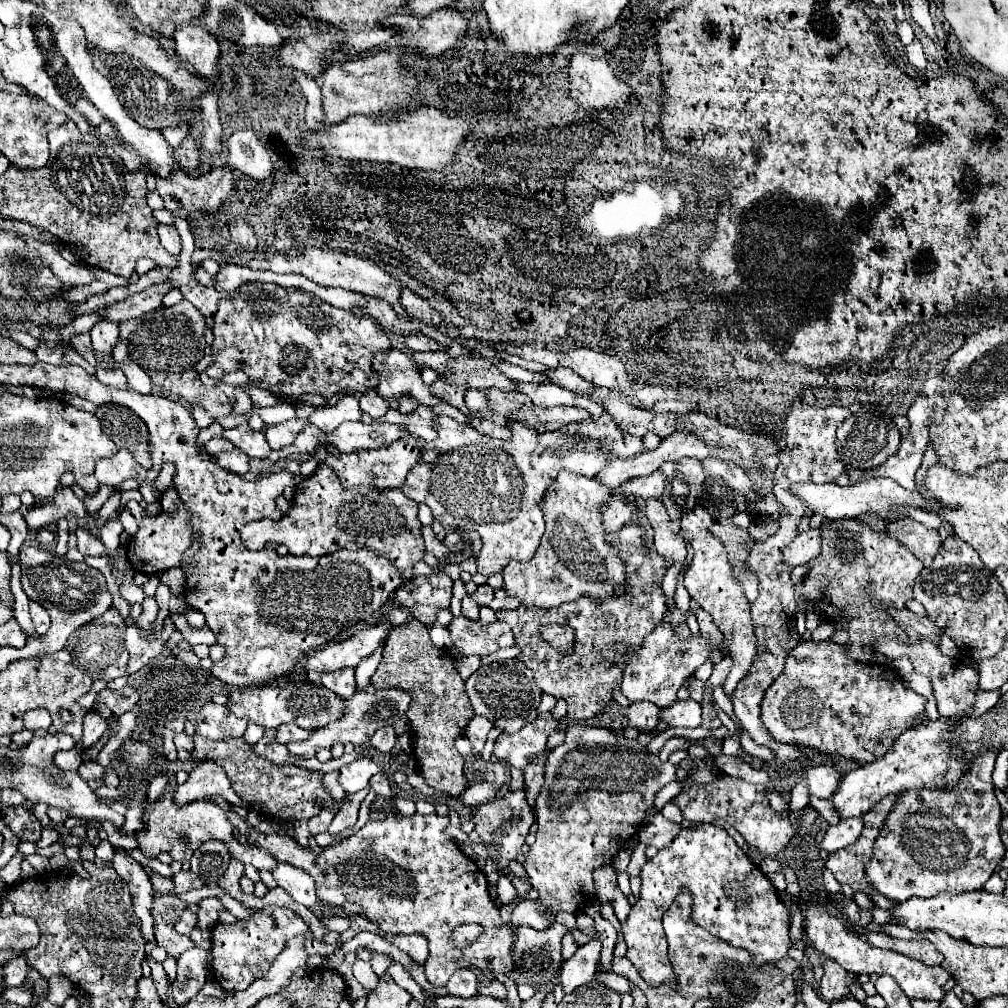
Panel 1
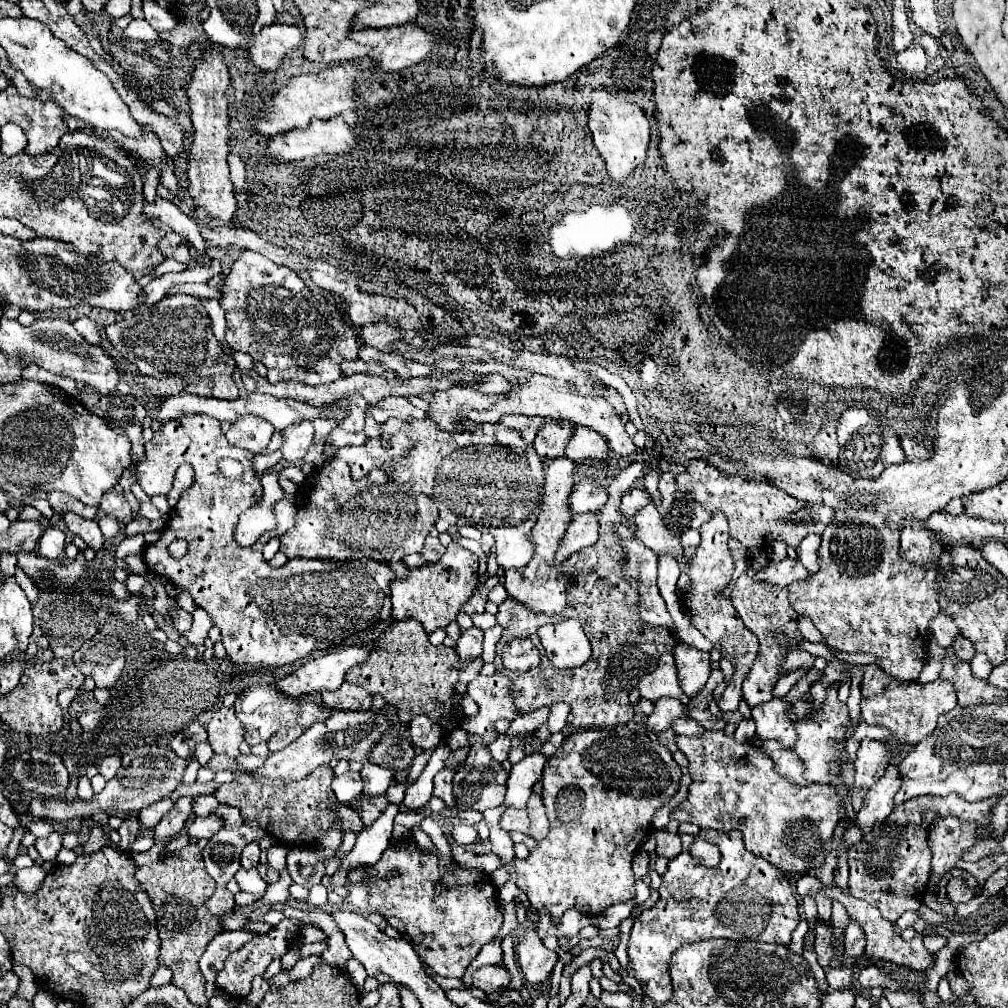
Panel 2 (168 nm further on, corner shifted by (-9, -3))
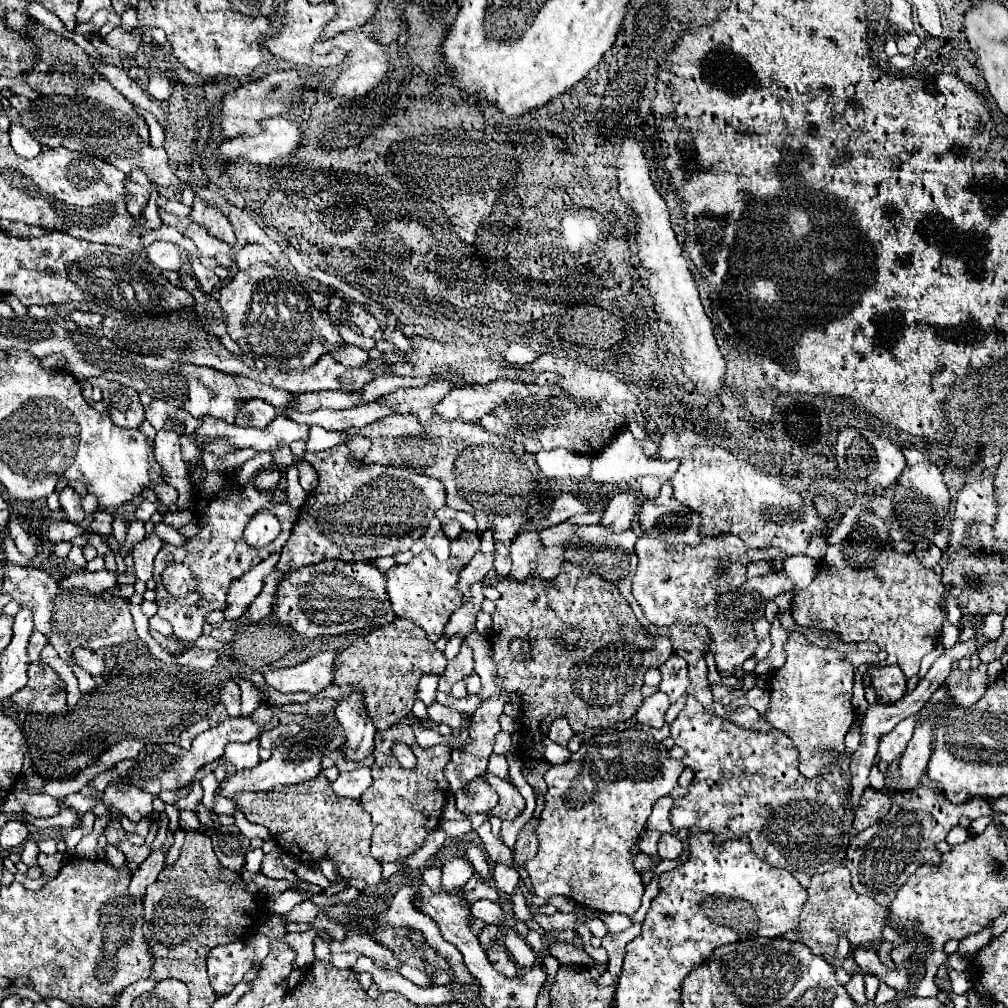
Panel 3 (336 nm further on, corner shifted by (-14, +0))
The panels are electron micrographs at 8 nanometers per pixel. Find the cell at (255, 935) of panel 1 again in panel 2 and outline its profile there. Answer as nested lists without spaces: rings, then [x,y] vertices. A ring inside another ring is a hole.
[[[285,919],[283,923],[279,923],[277,927],[273,927],[269,933],[265,933],[265,935],[255,935],[249,943],[245,943],[239,951],[231,953],[231,955],[225,959],[225,967],[223,967],[223,971],[217,973],[215,983],[217,983],[225,993],[229,993],[229,995],[233,995],[233,997],[245,997],[245,995],[249,995],[253,977],[255,977],[255,975],[261,975],[273,959],[283,957],[283,955],[287,953],[287,949],[289,949],[289,941],[291,941],[293,937],[297,937],[299,931],[301,931],[301,929],[297,927],[297,921],[295,921],[295,919]]]

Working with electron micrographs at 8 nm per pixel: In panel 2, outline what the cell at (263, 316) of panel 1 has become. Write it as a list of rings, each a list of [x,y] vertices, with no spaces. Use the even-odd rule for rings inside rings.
[[[243,251],[239,259],[233,263],[231,273],[225,277],[221,285],[221,307],[227,311],[227,329],[225,339],[231,349],[245,351],[255,361],[261,361],[269,371],[269,381],[301,381],[305,385],[321,385],[331,383],[341,377],[339,363],[345,359],[357,359],[357,329],[347,315],[339,313],[339,309],[329,303],[319,289],[311,289],[305,285],[303,279],[299,279],[293,271],[275,265],[267,257]]]

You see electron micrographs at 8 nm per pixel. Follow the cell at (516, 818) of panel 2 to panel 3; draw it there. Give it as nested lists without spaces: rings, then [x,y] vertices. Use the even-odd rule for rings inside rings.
[[[486,774],[486,780],[492,784],[492,788],[498,792],[500,800],[496,804],[496,816],[500,820],[514,820],[524,810],[524,798],[520,796],[518,788],[514,784],[496,784],[490,774]]]

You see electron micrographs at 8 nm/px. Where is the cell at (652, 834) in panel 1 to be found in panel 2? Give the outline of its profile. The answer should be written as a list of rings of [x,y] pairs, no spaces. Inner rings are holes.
[[[655,829],[655,839],[657,839],[657,849],[655,849],[657,857],[675,859],[681,853],[681,839],[679,839],[679,835]]]

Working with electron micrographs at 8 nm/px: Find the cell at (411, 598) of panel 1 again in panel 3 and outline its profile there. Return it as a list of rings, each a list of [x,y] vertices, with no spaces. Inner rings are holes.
[[[422,552],[414,556],[408,564],[390,568],[386,572],[388,578],[386,592],[392,602],[394,614],[402,618],[410,618],[414,624],[426,630],[432,642],[436,642],[442,636],[444,626],[450,620],[452,612],[462,604],[458,590],[458,574],[462,566],[464,566],[462,560],[456,556],[450,556],[446,562],[440,562],[432,556],[432,552]]]

